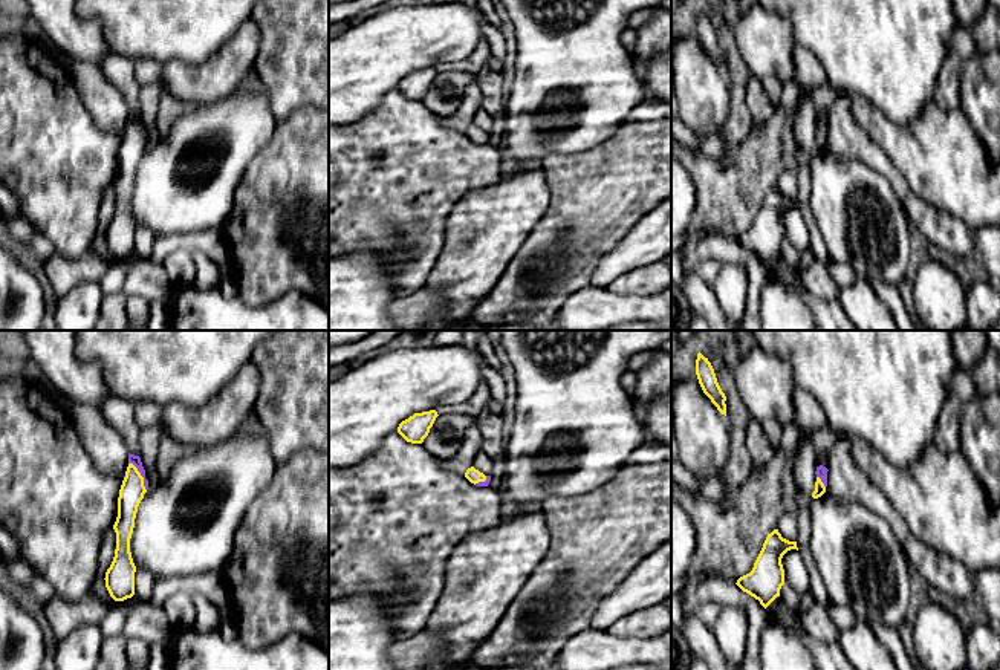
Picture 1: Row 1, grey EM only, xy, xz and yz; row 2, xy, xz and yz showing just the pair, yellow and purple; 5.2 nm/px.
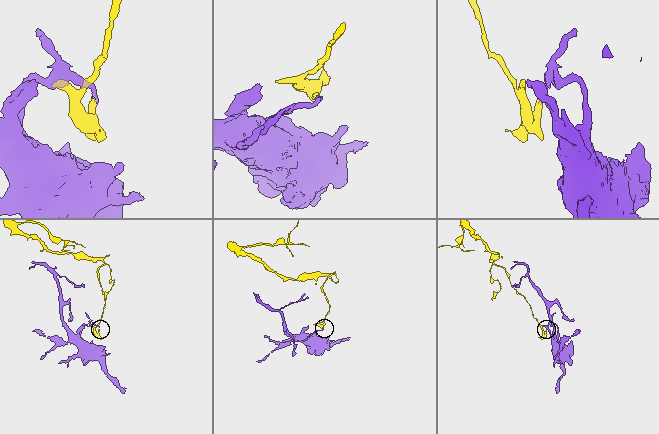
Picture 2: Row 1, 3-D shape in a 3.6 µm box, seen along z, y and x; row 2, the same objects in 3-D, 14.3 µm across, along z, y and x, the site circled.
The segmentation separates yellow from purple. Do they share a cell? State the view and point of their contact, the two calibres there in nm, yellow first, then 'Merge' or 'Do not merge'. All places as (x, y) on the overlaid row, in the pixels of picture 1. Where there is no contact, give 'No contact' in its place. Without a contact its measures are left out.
Touches yellow at xy (141, 476). Thickness 130 nm (yellow) against 50 nm. Do not merge

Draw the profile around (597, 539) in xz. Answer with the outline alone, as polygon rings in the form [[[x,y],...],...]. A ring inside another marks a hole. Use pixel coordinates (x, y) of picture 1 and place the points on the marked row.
[[[645,430],[644,444],[628,456],[610,482],[581,496],[547,497],[541,503],[541,512],[550,534],[550,546],[492,633],[472,652],[472,665],[524,665],[531,670],[549,670],[567,639],[590,627],[599,601],[647,555],[671,538],[671,447]]]

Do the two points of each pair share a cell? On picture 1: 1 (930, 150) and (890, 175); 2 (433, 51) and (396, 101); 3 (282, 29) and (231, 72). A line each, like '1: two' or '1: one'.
1: two
2: two
3: two

